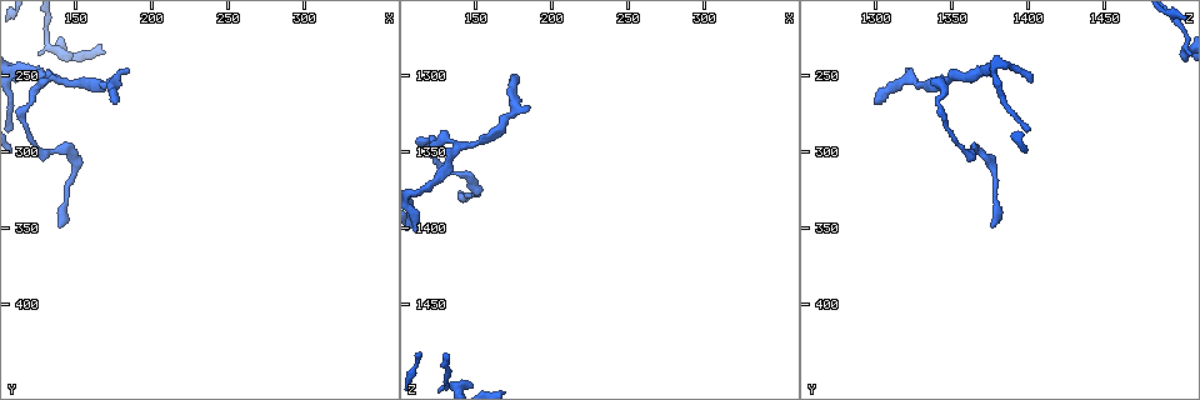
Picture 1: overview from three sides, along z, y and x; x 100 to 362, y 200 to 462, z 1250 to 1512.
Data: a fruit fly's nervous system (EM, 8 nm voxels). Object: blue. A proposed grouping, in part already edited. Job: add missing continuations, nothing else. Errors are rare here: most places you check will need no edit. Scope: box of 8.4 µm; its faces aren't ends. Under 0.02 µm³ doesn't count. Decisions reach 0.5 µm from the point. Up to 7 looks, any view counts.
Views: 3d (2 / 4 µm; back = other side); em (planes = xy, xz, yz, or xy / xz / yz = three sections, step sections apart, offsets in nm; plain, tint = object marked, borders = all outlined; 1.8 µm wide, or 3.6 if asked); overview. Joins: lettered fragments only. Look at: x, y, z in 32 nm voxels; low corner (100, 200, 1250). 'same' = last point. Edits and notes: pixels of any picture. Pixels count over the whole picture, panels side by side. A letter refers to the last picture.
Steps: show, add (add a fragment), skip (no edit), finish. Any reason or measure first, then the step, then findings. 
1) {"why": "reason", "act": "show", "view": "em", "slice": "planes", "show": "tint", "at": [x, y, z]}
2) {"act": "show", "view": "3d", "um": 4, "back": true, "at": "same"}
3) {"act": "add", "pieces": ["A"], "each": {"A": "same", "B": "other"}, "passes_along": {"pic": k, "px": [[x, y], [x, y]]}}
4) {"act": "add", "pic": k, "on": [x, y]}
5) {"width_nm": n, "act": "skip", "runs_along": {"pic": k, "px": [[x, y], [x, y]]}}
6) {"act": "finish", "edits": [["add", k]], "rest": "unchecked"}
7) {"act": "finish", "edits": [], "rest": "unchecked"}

{"why": "free end", "act": "show", "view": "em", "slice": "xz", "step": 8, "show": "borders", "at": [142, 348, 1376]}

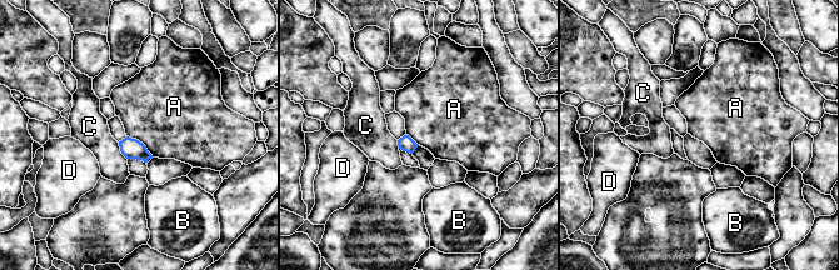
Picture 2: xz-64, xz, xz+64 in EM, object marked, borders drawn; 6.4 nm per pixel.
{"act": "skip", "each": {"A": "other", "B": "other", "C": "other", "D": "other"}, "found": "none of them fits"}

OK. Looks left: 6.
{"why": "branch stops here", "act": "show", "view": "3d", "um": 2, "at": [176, 266, 1298]}

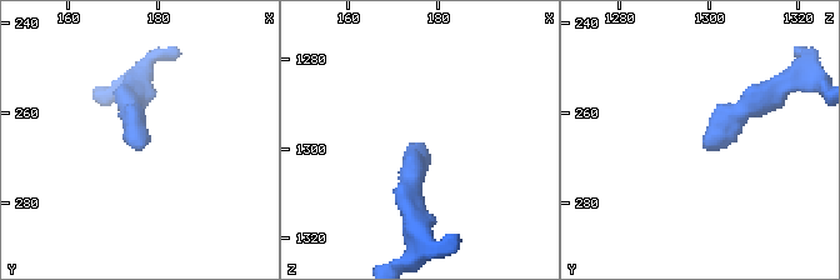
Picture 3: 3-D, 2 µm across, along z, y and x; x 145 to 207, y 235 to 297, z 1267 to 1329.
{"why": "now the EM", "act": "show", "view": "em", "slice": "planes", "show": "borders", "at": [178, 267, 1299]}

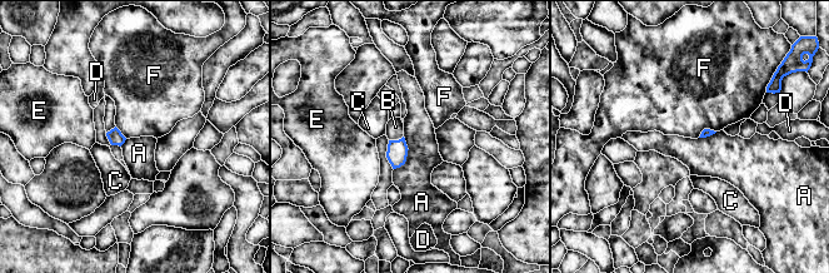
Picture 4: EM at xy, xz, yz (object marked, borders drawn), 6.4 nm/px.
{"act": "add", "pieces": ["B"], "each": {"A": "other", "B": "same", "C": "other", "D": "other", "E": "other", "F": "other"}, "passes_along": {"pic": 4, "px": [[396, 153], [395, 140], [395, 127]]}, "found": "it goes on there"}

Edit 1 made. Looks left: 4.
{"act": "show", "view": "overview"}

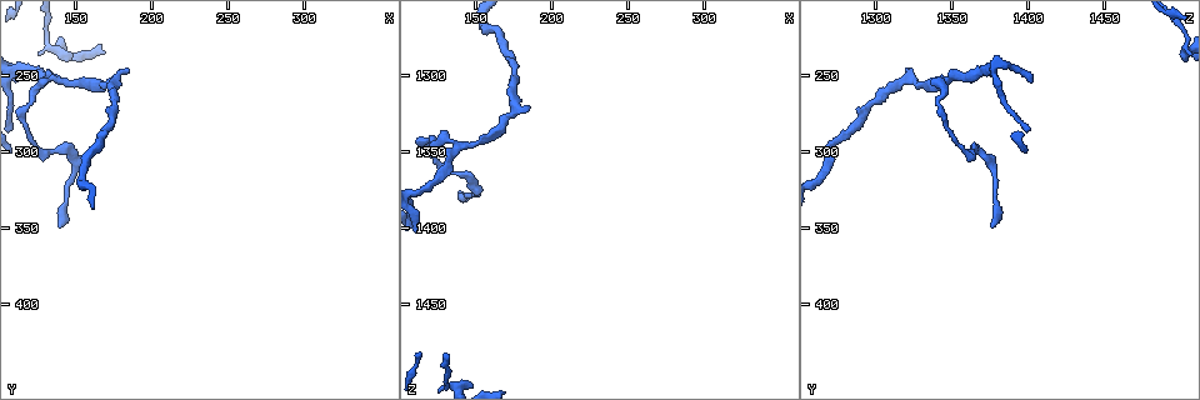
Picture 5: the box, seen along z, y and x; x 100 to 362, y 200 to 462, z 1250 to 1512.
{"why": "three arms meet", "act": "show", "view": "em", "slice": "xz", "step": 4, "show": "tint", "at": [136, 252, 1346]}

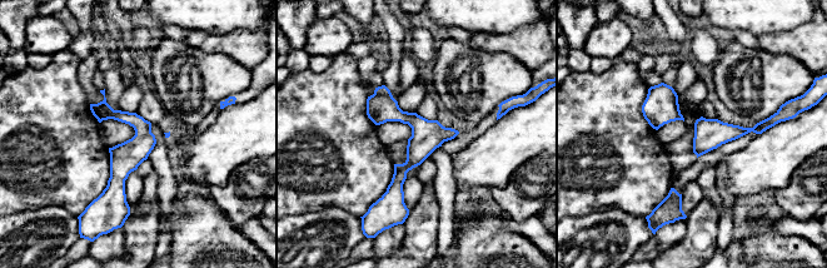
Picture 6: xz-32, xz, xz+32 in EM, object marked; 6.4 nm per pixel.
{"act": "show", "view": "em", "slice": "planes", "show": "borders", "at": "same"}

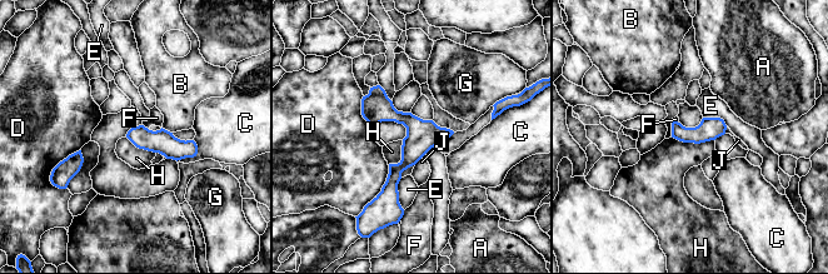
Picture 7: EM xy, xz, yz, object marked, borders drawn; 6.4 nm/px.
{"longest_contact_nm": ["D", 320], "act": "skip", "each": {"A": "other", "B": "other", "C": "other", "D": "other", "E": "other", "F": "other", "G": "other", "H": "other", "J": "other"}, "border": {"pic": 7, "px": [[672, 136], [694, 143], [714, 140]]}, "found": "no lettered fragment goes on from it"}

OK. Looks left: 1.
{"act": "finish", "edits": [["add", 4]], "rest": "unchecked"}

